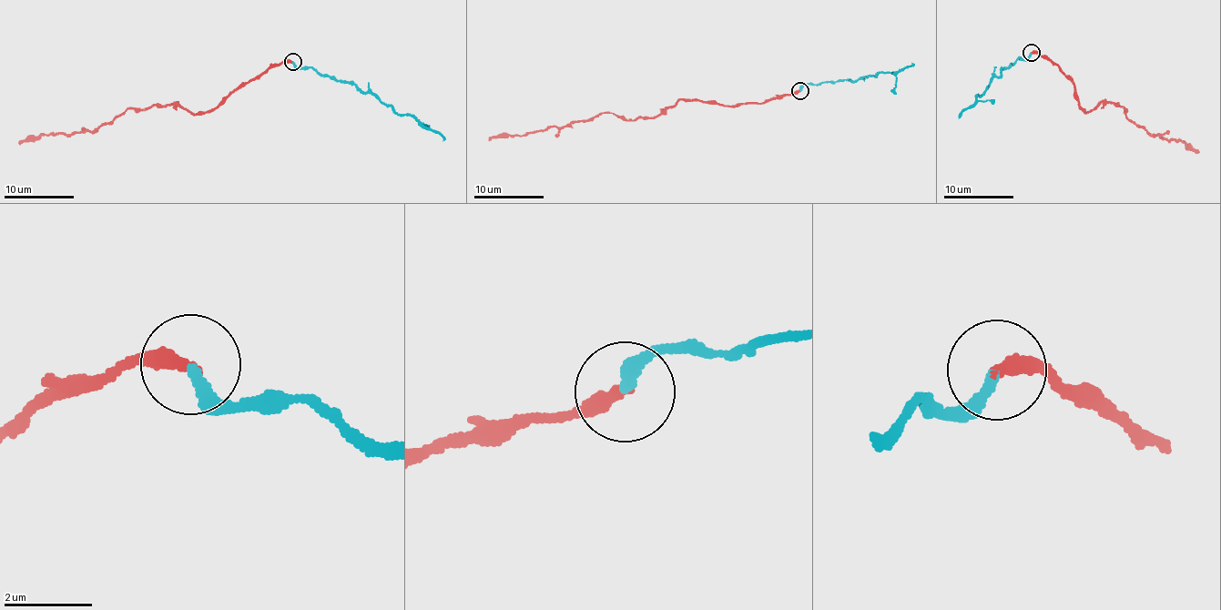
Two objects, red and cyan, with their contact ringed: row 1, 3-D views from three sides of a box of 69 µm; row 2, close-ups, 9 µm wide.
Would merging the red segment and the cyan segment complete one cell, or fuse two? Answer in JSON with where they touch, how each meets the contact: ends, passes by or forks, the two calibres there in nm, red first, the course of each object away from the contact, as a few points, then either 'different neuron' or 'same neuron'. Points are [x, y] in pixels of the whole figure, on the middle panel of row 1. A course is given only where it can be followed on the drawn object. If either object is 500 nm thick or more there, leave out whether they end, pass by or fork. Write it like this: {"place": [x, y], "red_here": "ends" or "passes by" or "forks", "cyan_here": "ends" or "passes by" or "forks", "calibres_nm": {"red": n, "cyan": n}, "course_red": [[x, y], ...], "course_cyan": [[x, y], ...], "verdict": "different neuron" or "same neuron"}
{"place": [800, 90], "red_here": "ends", "cyan_here": "ends", "calibres_nm": {"red": 320, "cyan": 240}, "course_red": [[799, 90], [760, 104], [733, 106], [680, 100], [655, 116], [629, 120], [601, 113], [569, 125], [488, 141]], "course_cyan": [[799, 90], [804, 85], [857, 80], [880, 72], [904, 71], [911, 62]], "verdict": "same neuron"}

